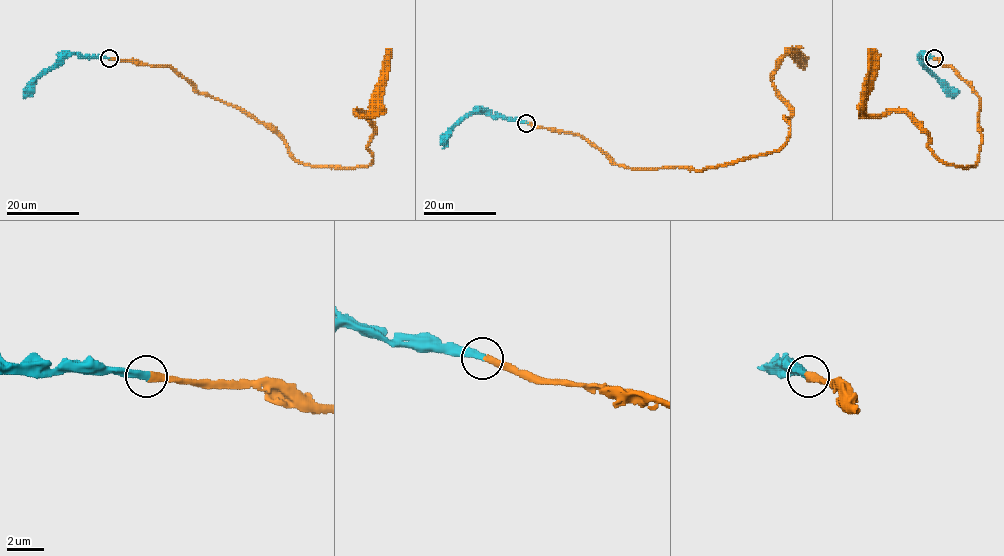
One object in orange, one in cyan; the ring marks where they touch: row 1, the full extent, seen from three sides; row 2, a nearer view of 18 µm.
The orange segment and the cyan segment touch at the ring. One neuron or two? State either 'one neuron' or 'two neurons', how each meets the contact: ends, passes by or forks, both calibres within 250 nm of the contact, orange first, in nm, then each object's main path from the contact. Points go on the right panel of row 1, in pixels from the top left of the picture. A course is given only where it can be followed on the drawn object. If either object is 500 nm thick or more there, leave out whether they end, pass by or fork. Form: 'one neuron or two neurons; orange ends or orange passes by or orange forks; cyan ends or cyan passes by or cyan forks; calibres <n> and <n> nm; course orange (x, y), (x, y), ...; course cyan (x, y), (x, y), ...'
one neuron; orange ends; cyan ends; calibres 400 and 420 nm; course orange (934, 59), (979, 96), (980, 150), (973, 166), (941, 161), (906, 112), (866, 113), (874, 48); course cyan (934, 58), (926, 53), (921, 59), (936, 76), (959, 91)

